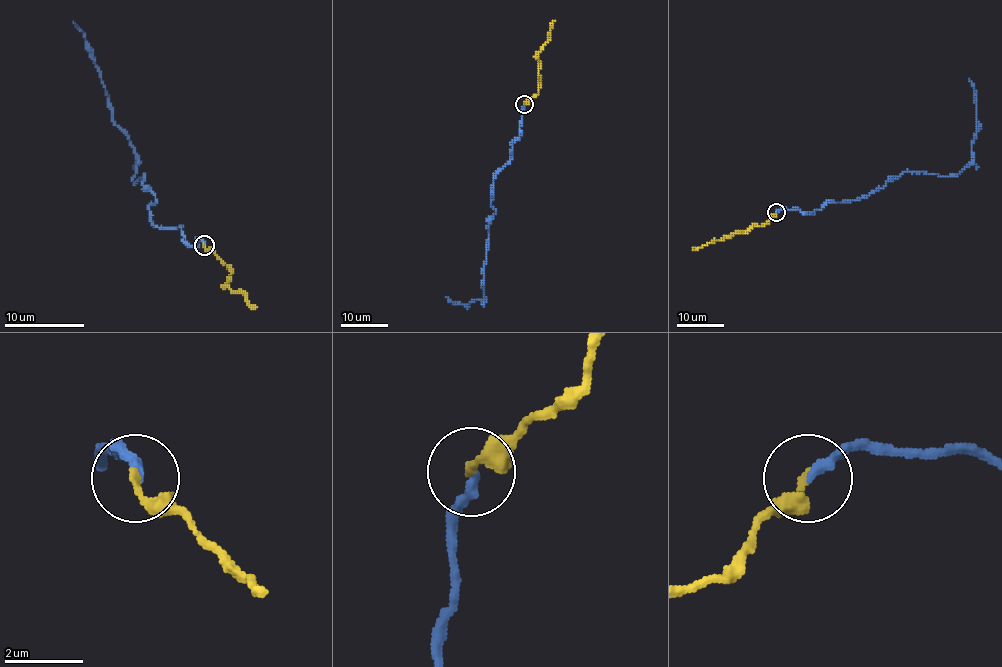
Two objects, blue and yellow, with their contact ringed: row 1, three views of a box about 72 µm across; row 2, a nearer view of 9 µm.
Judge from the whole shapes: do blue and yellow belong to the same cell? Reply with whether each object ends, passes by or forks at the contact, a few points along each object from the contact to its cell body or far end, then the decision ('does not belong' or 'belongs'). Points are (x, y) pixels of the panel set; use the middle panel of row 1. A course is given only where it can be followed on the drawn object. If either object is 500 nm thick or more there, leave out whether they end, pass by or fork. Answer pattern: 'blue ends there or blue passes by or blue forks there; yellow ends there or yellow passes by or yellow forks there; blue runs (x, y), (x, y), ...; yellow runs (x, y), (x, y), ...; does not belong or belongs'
blue ends there; yellow ends there; blue runs (525, 105), (510, 159), (492, 184), (495, 213), (488, 224), (482, 270), (484, 299), (467, 307), (446, 296); yellow runs (523, 105), (538, 93), (538, 52), (547, 42), (556, 20); belongs

